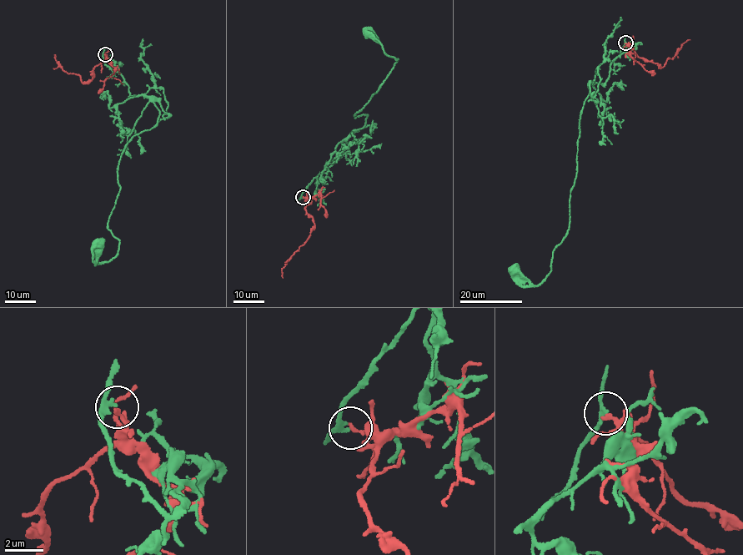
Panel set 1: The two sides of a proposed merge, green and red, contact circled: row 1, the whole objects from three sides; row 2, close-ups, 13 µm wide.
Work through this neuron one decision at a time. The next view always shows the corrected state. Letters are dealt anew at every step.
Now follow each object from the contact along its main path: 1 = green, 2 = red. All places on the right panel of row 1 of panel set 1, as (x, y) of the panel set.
1: (625, 42), (609, 78), (589, 85), (567, 234), (551, 269), (536, 285), (514, 270)
2: (625, 43), (633, 47), (639, 57), (663, 67), (690, 39)

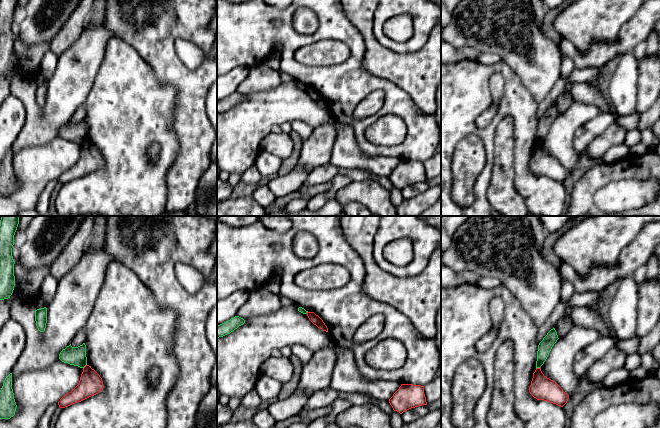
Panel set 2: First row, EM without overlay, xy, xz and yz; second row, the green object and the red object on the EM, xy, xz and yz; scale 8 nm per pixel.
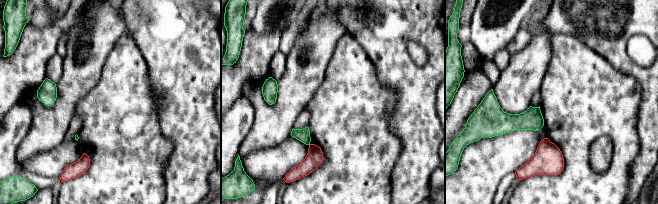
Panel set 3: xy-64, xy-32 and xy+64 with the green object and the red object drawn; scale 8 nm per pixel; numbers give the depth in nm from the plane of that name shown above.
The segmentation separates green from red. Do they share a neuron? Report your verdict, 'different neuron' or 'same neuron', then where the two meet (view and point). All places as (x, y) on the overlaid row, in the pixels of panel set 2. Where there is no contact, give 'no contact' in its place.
different neuron | yz (538, 367)

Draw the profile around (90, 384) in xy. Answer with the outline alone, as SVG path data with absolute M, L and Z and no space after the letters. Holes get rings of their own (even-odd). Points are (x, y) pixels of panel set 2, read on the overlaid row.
M86 365L83 368L78 385L71 392L64 395L58 405L60 408L68 407L98 394L103 388L104 385L100 375L91 366Z

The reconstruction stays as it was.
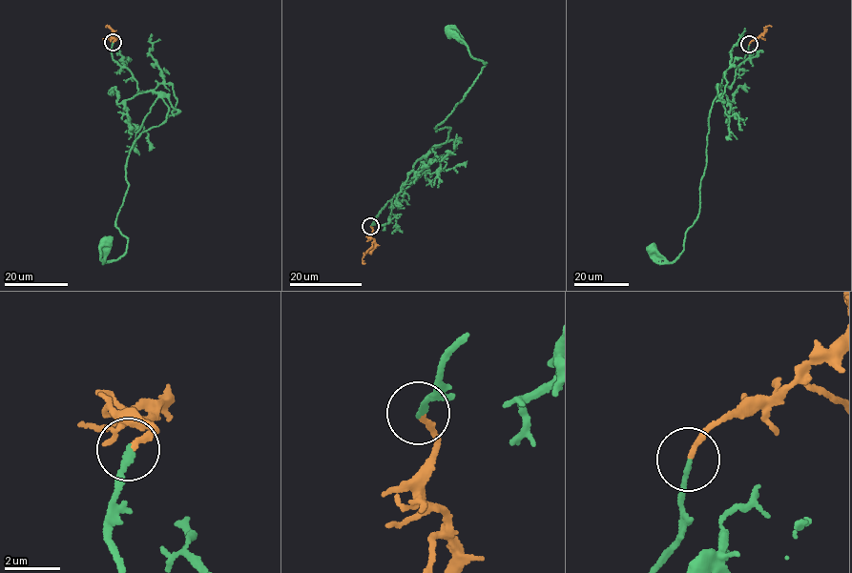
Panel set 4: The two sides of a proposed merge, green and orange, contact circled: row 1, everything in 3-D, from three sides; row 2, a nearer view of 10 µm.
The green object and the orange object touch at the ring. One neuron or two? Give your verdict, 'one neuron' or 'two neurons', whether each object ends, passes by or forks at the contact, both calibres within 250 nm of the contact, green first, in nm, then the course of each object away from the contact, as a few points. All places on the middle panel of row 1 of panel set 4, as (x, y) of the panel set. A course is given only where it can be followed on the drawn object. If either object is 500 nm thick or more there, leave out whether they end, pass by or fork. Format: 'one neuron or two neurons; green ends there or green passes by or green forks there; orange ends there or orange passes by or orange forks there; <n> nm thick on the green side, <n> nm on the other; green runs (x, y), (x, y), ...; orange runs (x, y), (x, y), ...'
one neuron; green ends there; orange ends there; 190 nm thick on the green side, 170 nm on the other; green runs (370, 226), (414, 182), (421, 158), (448, 138), (448, 127), (435, 128), (487, 63), (472, 58), (450, 30); orange runs (370, 226), (374, 245), (363, 258), (365, 263)

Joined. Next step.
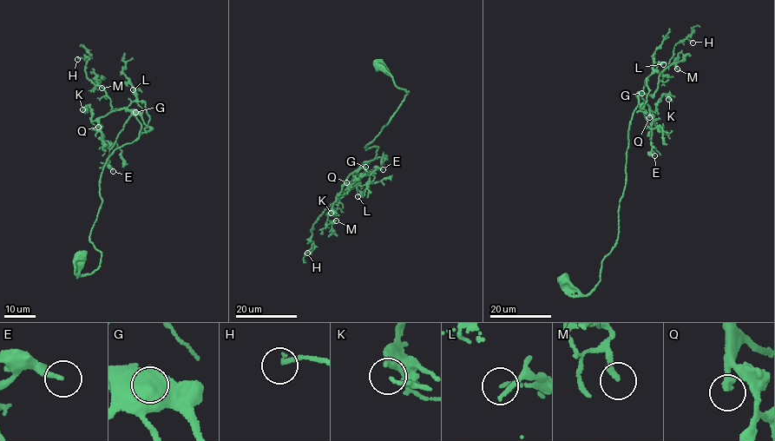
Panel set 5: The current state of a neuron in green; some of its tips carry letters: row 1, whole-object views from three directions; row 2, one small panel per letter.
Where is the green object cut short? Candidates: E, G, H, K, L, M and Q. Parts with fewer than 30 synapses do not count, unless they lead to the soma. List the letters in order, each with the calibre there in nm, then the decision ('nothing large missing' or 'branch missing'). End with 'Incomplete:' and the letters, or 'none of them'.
E: calibre 260 nm; nothing large missing
G: calibre 170 nm; nothing large missing
H: calibre 160 nm; nothing large missing
K: calibre 130 nm; nothing large missing
L: calibre 120 nm; nothing large missing
M: calibre 240 nm; nothing large missing
Q: calibre 240 nm; branch missing
Incomplete: Q

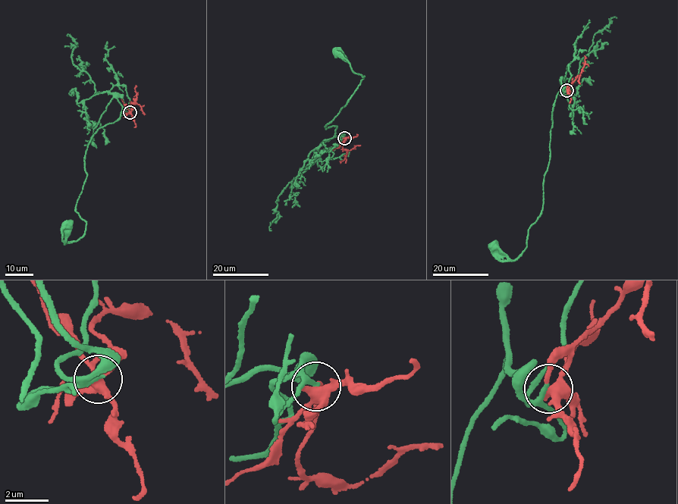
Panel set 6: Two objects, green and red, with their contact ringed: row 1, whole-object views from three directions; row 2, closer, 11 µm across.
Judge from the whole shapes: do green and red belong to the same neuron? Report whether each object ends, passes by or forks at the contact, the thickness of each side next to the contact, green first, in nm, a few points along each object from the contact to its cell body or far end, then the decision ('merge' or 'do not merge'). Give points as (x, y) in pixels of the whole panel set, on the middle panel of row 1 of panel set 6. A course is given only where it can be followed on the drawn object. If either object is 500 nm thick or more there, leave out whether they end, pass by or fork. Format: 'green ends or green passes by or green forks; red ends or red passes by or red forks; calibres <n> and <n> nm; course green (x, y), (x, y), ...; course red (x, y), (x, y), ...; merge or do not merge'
green passes by; red forks; calibres 190 and 360 nm; course green (345, 138), (327, 139), (334, 136), (337, 127), (324, 126), (364, 76), (354, 73), (337, 52); course red (345, 138), (343, 146), (346, 154), (339, 161); merge

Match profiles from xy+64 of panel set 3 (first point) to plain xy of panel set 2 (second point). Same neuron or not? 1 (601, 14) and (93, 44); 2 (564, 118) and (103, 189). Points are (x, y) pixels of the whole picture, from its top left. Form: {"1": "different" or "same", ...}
{"1": "different", "2": "same"}

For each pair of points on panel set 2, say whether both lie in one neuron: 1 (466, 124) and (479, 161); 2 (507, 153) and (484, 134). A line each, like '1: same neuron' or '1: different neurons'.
1: different neurons
2: different neurons

